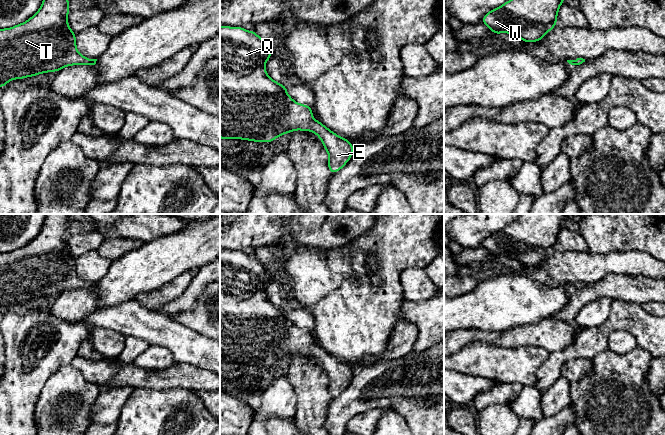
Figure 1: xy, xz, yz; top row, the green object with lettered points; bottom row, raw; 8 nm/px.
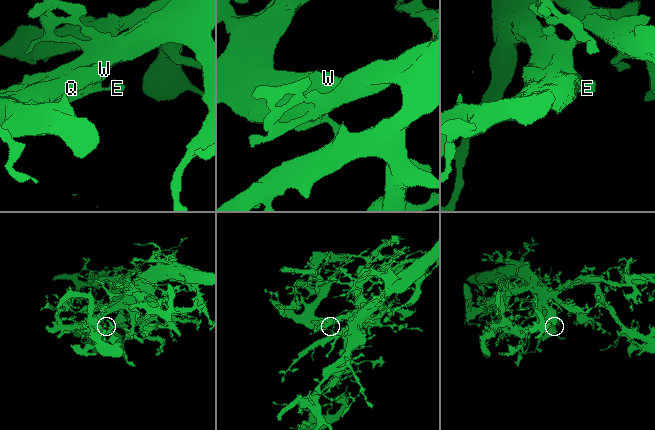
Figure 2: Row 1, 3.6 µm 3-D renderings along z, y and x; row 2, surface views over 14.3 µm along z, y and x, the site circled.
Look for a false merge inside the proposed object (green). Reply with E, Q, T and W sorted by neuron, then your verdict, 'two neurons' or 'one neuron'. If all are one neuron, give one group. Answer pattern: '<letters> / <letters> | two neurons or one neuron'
E Q T W | one neuron

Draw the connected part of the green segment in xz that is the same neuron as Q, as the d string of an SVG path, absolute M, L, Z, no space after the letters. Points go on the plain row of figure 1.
M220 250L220 362L270 367L293 354L313 355L328 376L330 396L338 396L350 384L355 372L347 363L314 344L310 330L295 326L287 318L287 310L266 298L265 287L272 275L254 255Z

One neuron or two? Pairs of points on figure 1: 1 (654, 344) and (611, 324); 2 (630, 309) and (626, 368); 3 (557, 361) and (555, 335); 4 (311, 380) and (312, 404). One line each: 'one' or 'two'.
1: one
2: two
3: two
4: one

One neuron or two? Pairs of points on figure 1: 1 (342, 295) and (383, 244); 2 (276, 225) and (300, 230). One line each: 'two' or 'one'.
1: one
2: two

